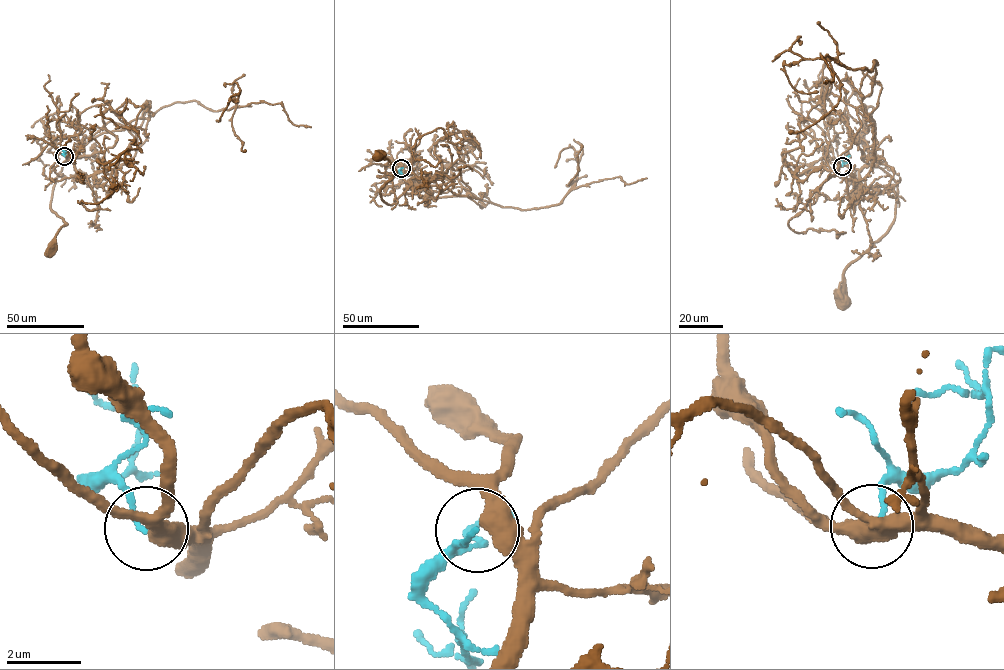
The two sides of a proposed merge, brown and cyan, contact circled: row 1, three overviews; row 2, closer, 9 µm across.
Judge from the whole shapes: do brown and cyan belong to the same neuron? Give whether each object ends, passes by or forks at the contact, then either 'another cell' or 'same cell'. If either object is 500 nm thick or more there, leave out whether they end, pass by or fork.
brown passes by | cyan ends | same cell

